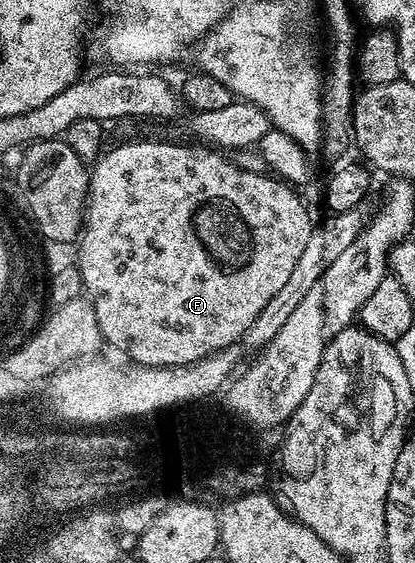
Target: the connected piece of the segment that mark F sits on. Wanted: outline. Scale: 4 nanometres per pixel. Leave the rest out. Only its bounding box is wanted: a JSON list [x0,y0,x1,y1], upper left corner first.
[75,140,315,364]

